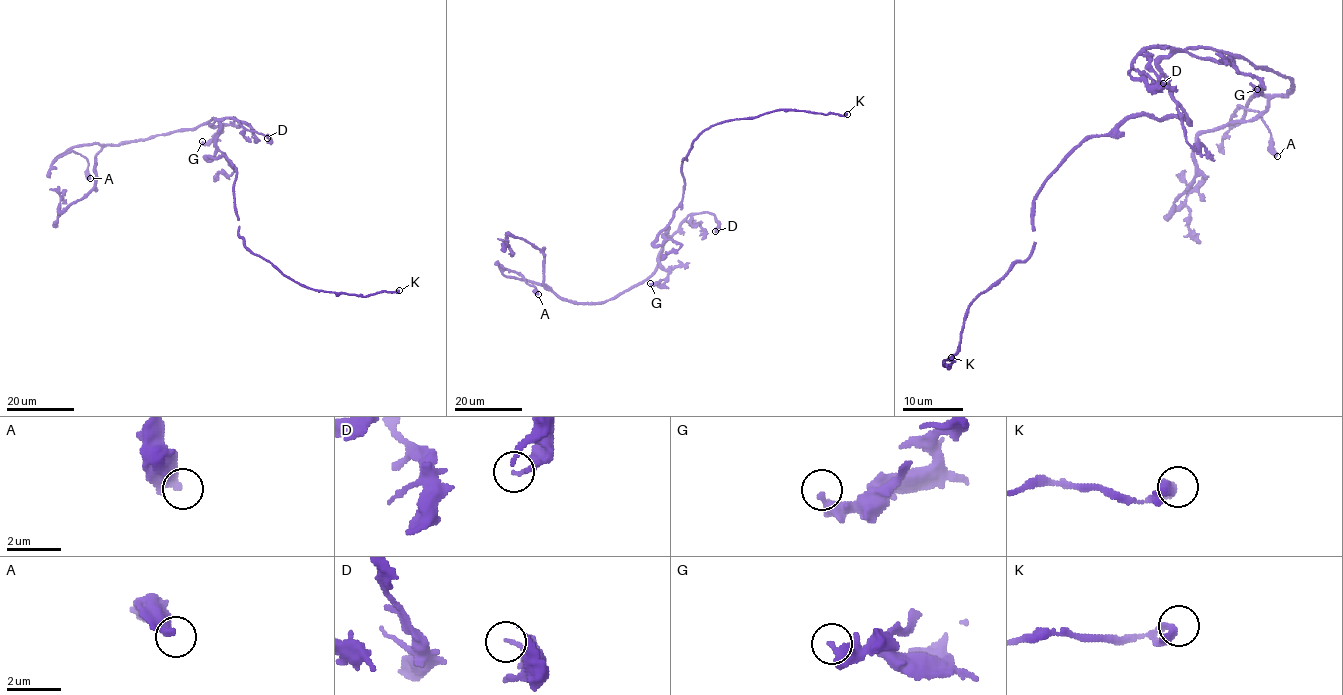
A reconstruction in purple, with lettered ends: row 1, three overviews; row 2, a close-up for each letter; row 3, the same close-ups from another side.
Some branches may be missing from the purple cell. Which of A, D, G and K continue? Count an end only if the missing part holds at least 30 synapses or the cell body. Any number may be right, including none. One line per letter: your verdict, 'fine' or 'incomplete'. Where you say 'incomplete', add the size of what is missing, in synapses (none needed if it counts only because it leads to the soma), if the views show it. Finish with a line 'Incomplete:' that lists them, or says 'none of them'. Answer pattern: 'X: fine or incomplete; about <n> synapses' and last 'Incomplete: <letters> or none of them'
A: fine
D: fine
G: fine
K: fine
Incomplete: none of them

